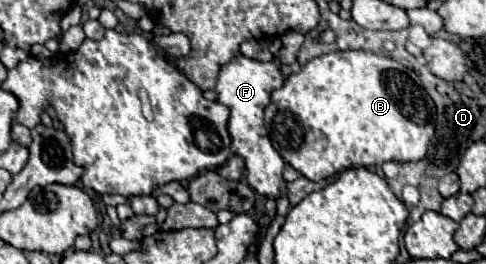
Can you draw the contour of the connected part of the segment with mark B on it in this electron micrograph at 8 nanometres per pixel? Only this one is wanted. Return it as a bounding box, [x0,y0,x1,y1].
[265,51,435,181]

